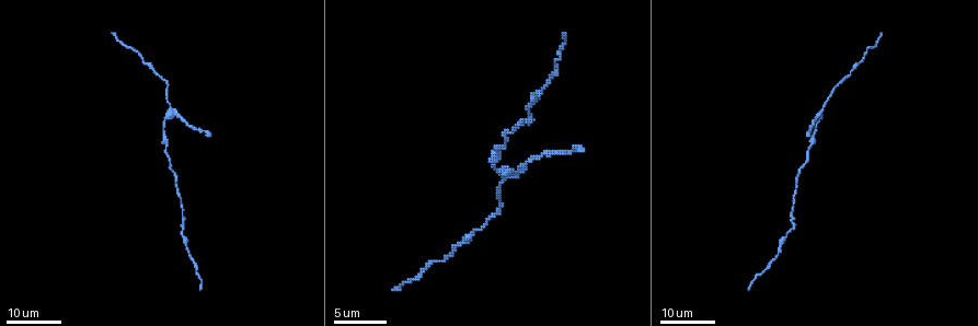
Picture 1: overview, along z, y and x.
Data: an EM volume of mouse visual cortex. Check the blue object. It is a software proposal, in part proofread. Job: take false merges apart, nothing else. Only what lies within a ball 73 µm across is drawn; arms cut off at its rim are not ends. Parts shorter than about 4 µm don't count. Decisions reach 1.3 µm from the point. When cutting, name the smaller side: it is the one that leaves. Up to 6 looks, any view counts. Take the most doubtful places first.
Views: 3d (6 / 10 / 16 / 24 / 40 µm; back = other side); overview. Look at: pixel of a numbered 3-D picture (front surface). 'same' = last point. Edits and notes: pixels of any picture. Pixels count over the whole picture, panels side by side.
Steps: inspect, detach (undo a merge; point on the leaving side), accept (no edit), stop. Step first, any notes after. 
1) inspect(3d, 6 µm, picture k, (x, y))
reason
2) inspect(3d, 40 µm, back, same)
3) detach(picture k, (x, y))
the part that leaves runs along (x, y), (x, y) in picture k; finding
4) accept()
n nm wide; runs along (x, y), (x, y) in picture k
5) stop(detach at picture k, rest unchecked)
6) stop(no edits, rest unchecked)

inspect(3d, 24 µm, picture 1, (529, 121))
calibre changes

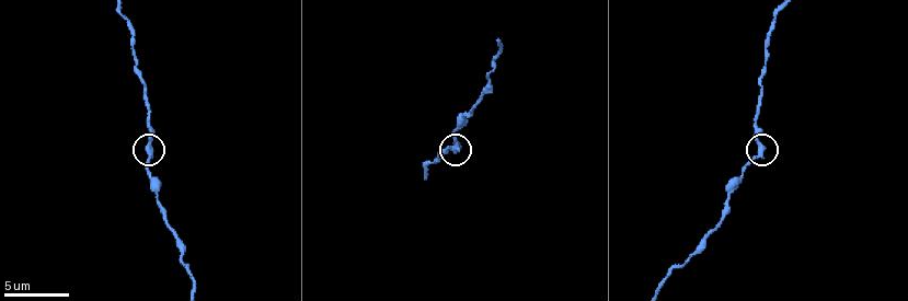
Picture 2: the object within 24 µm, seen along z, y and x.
inspect(3d, 6 µm, picture 2, (761, 151))
closer look

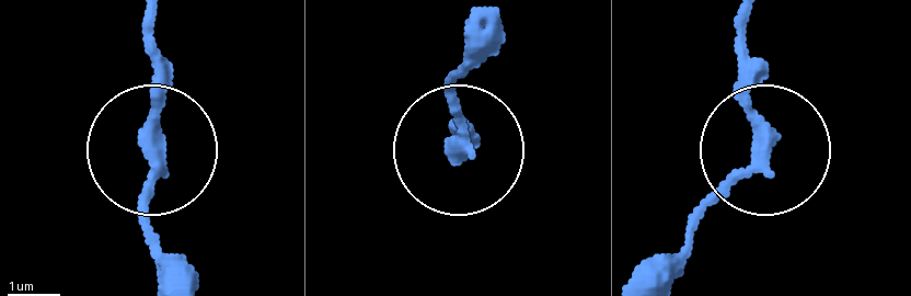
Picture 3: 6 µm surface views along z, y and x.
accept()
290 nm wide; runs along (149, 15), (149, 247) in picture 3; all the same neuron

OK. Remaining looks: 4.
inspect(3d, 10 µm, picture 2, (464, 115))
a narrow waist

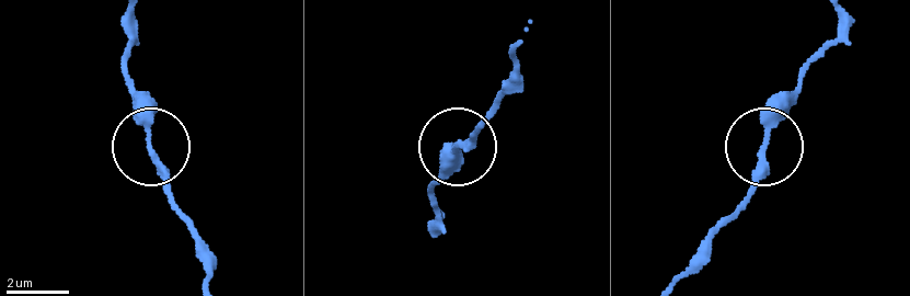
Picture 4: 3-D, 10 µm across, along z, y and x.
accept()
260 nm wide; all the same neuron

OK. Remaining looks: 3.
inspect(3d, 24 µm, picture 1, (163, 135))
thick turns thin

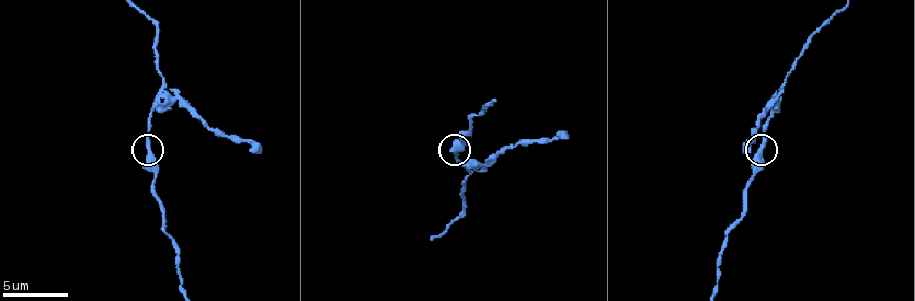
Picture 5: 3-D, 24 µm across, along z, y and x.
inspect(3d, 6 µm, picture 5, (763, 147))

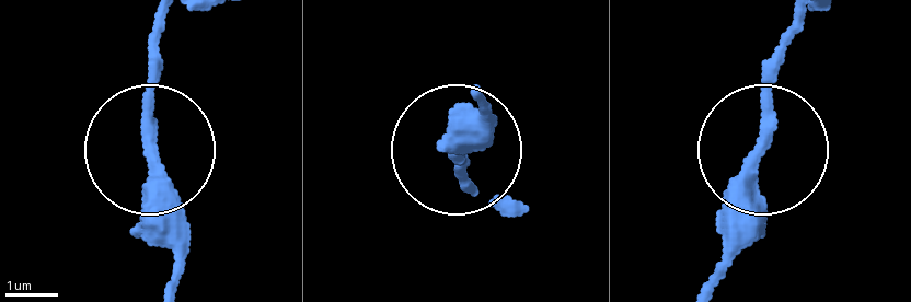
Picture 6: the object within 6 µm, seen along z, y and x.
accept()
continuous, no second neuron

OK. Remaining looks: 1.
stop(no edits, rest unchecked)

